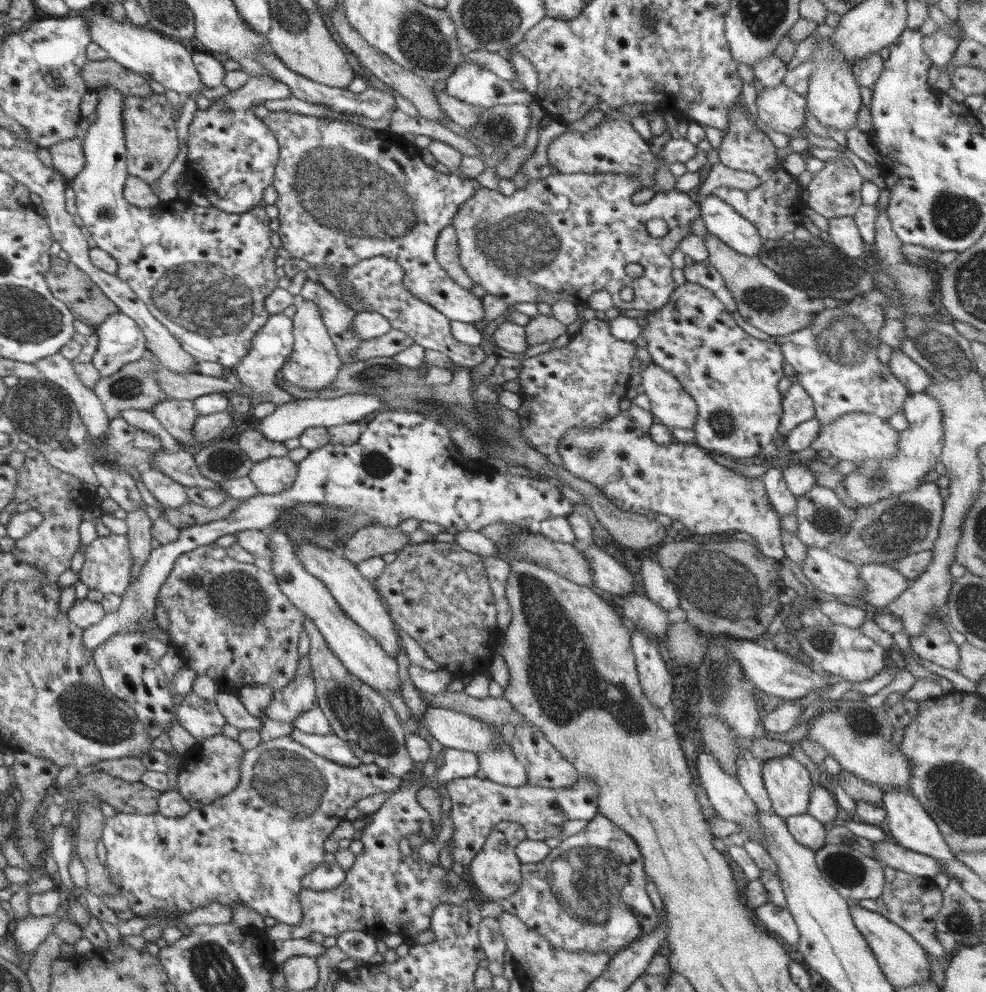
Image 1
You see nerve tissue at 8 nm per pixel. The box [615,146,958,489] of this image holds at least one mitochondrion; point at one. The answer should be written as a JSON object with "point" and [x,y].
{"point":[843,343]}

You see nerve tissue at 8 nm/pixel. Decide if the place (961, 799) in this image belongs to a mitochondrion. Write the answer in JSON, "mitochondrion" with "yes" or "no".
{"mitochondrion":"yes"}

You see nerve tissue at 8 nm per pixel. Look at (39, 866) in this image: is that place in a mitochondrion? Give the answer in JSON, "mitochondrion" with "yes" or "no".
{"mitochondrion":"no"}

